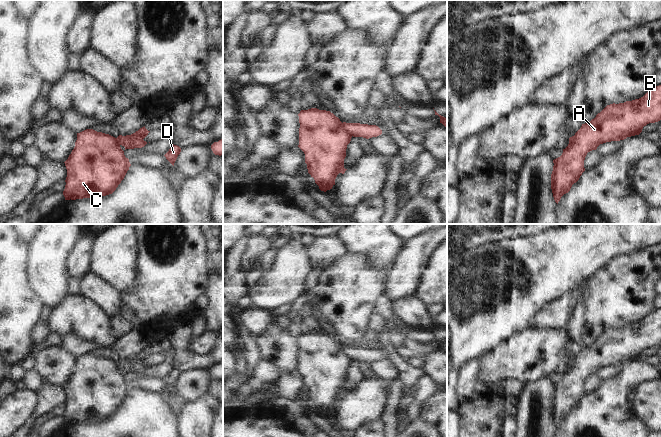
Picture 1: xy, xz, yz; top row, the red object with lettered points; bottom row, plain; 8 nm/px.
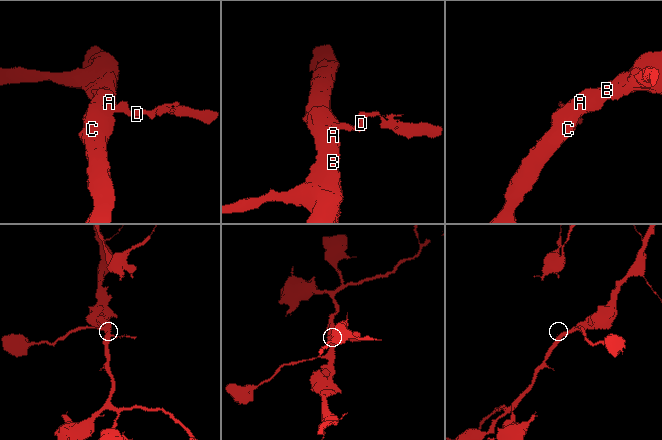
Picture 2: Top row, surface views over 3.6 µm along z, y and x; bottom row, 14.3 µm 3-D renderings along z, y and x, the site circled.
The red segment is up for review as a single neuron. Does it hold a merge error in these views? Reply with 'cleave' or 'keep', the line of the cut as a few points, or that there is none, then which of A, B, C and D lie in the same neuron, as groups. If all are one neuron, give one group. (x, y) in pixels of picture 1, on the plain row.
cleave; cut in xz along (341, 347), (341, 351), (352, 359); A B C / D

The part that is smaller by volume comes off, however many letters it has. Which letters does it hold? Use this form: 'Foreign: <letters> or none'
Foreign: D.

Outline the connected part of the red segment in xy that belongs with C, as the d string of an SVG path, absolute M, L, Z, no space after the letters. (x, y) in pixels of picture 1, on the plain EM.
M93 353L77 357L75 371L64 387L67 393L66 409L63 415L65 424L112 418L131 390L117 362Z

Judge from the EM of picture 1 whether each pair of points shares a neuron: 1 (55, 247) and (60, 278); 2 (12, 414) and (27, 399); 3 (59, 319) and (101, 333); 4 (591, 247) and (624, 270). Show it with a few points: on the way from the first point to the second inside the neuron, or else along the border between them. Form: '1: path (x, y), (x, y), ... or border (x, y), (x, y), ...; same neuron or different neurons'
1: path (55, 255), (55, 270); same neuron
2: path (16, 410), (23, 403); same neuron
3: path (69, 319), (86, 319), (91, 323); same neuron
4: border (633, 254), (621, 254), (613, 257), (593, 276); different neurons

